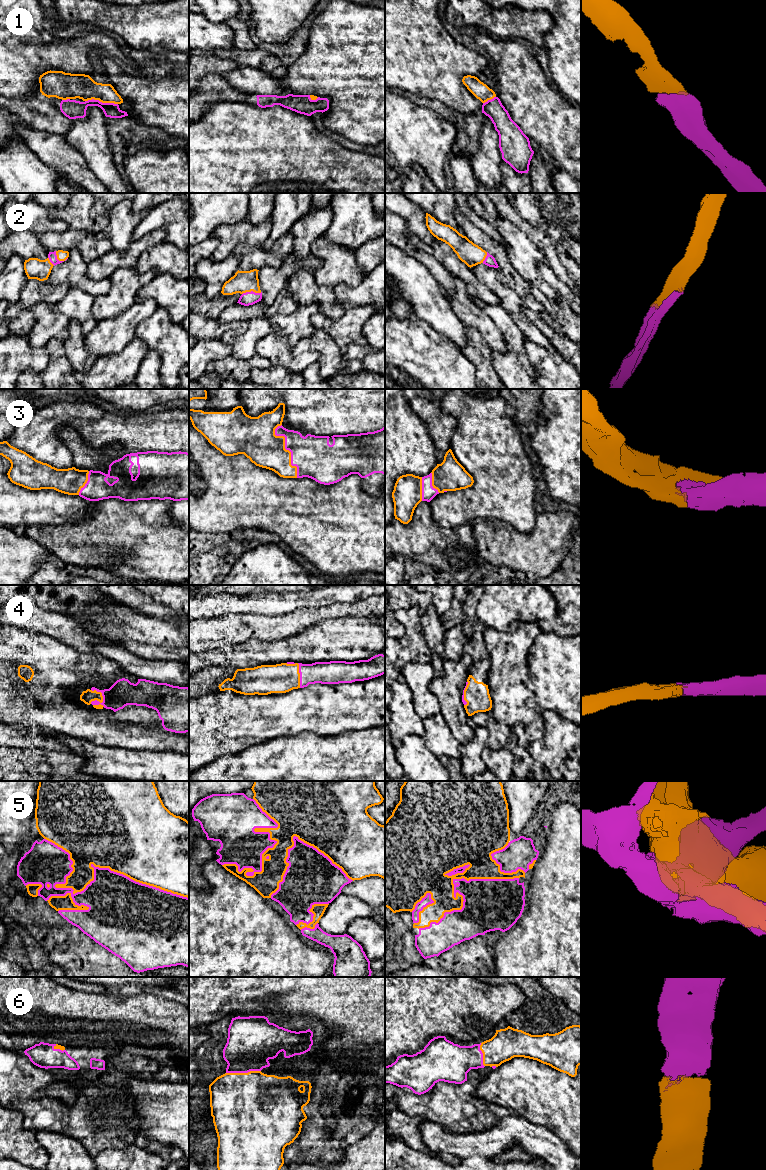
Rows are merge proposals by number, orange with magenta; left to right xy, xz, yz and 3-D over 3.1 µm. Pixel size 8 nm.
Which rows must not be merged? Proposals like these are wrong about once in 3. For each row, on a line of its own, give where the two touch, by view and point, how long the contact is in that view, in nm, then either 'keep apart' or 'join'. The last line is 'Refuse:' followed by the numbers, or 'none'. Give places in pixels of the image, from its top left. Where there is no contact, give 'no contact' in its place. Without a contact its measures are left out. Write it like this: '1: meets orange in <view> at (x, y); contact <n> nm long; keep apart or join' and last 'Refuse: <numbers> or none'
1: meets orange in xy at (101, 101); contact 260 nm long; join
2: meets orange in xz at (251, 290); contact 160 nm long; join
3: meets orange in xz at (285, 449); contact 460 nm long; join
4: meets orange in xy at (101, 695); contact 180 nm long; join
5: meets orange in xy at (93, 878); contact 1250 nm long; keep apart
6: meets orange in xz at (243, 1073); contact 280 nm long; join
Refuse: 5

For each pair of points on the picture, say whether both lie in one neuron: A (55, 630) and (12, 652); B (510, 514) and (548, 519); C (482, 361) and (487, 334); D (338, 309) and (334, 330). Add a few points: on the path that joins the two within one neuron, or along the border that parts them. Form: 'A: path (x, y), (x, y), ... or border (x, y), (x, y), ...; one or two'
A: border (23, 629), (51, 636), (67, 646); two
B: border (537, 514), (535, 526), (529, 532), (515, 530); two
C: border (468, 326), (475, 329), (492, 350); two
D: border (346, 310), (338, 318), (328, 318), (325, 316); two

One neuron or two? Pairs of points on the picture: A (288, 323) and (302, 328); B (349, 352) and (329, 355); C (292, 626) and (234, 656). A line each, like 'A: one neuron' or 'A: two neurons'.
A: one neuron
B: two neurons
C: two neurons

